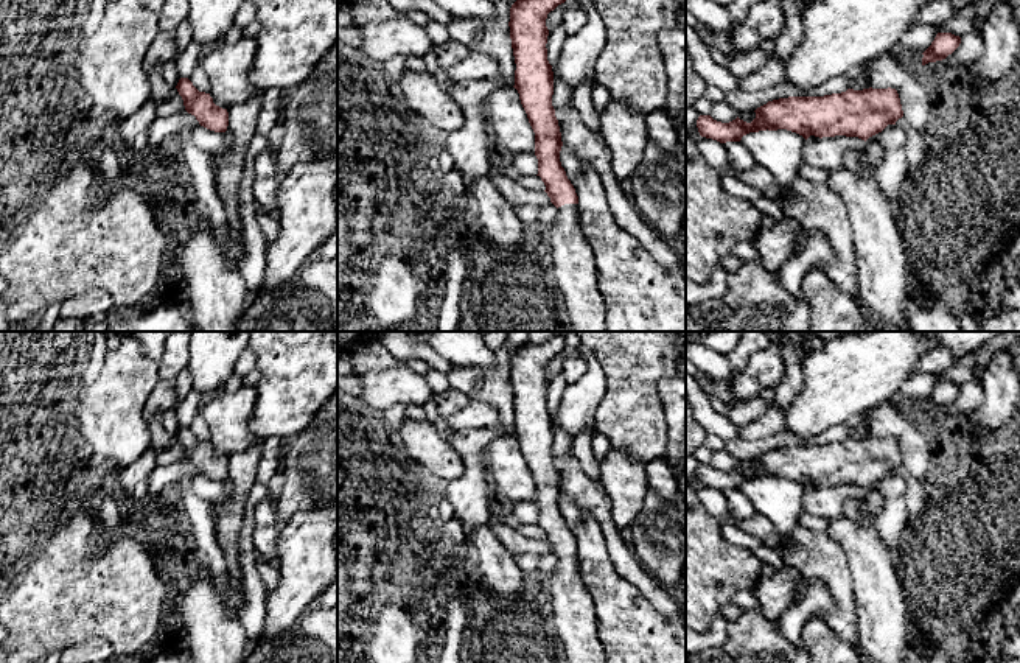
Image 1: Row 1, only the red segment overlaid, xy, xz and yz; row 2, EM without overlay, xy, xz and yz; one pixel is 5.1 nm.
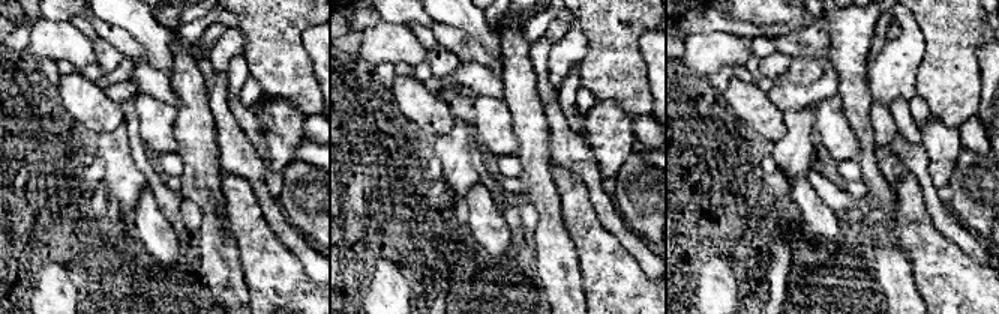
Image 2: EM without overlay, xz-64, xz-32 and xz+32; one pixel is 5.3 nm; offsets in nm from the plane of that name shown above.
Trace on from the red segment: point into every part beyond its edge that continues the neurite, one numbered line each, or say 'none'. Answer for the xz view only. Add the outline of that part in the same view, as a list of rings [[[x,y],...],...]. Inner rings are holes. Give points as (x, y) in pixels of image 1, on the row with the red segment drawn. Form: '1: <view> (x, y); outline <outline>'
1: xz (574, 270); outline [[[564,204],[550,226],[554,277],[572,332],[606,332],[606,307],[597,285],[592,249],[577,218],[577,204]]]

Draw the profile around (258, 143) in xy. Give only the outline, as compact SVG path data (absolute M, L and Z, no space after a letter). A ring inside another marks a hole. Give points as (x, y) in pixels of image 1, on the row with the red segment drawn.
M255 134L249 143L244 168L243 168L243 179L238 188L238 199L241 204L252 204L255 201L252 193L252 184L255 179L255 160L260 153L263 153L267 146L271 146L267 137Z

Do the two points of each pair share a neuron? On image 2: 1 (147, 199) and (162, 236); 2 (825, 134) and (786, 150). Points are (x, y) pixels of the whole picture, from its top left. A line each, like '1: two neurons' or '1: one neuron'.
1: one neuron
2: two neurons

